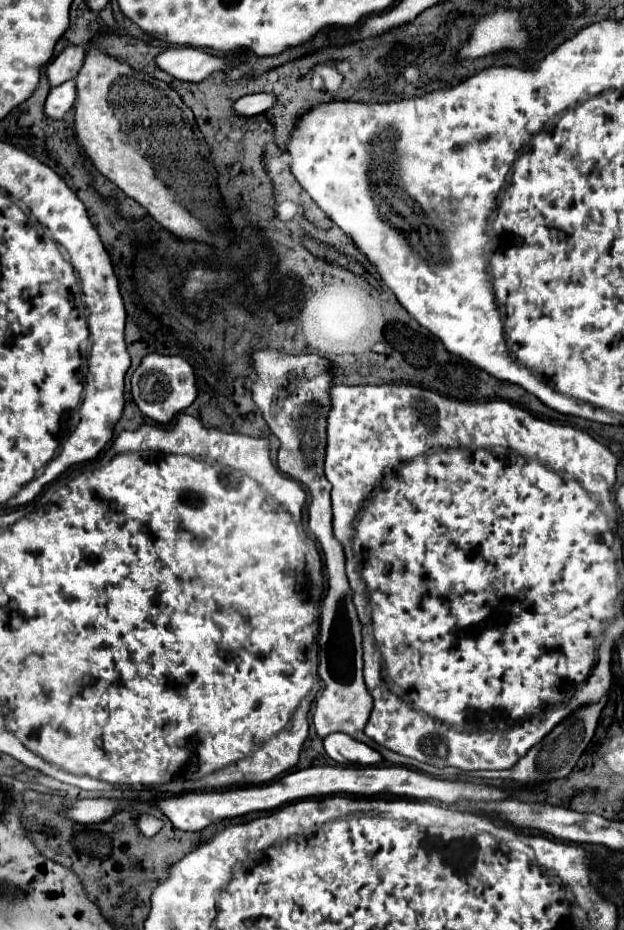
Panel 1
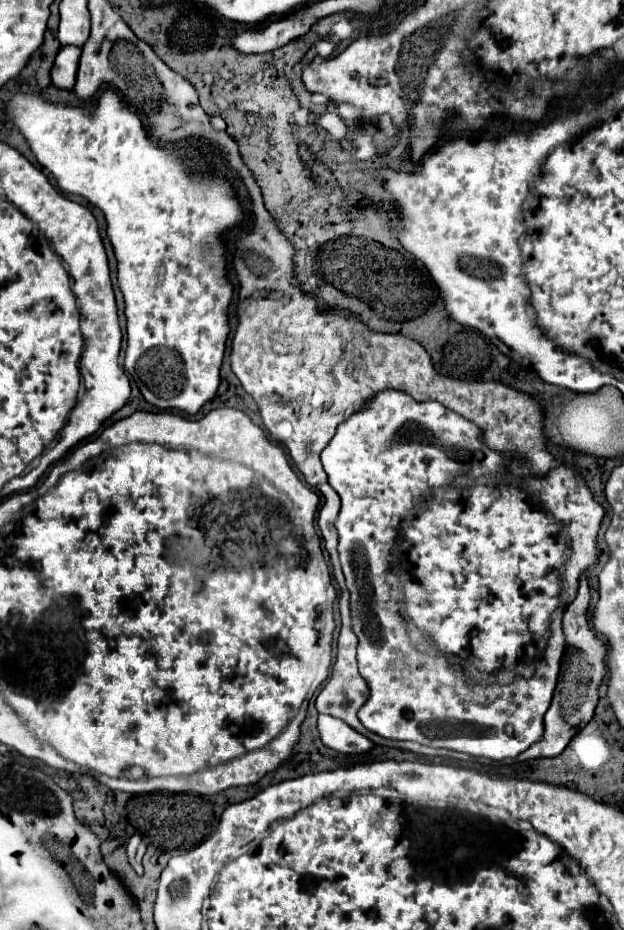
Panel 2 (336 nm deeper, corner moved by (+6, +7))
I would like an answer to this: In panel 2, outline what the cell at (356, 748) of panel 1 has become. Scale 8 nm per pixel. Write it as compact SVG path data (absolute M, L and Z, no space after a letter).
M319 714L319 734L327 748L341 754L363 754L373 748L373 742L357 734L349 724L327 714Z

